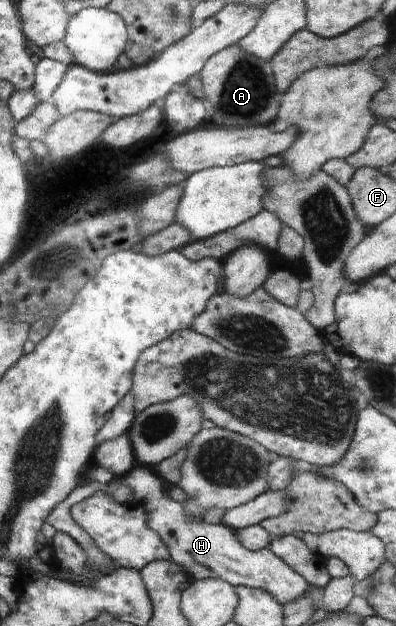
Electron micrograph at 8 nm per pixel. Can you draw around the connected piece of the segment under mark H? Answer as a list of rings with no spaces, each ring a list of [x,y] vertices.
[[[137,464],[135,468],[123,478],[115,478],[110,484],[111,486],[123,483],[129,486],[134,494],[134,500],[130,503],[142,504],[148,516],[149,526],[162,538],[166,546],[170,549],[170,558],[179,566],[182,566],[186,573],[195,579],[218,578],[226,583],[232,584],[234,587],[243,585],[244,587],[253,587],[269,591],[276,599],[285,606],[289,601],[297,601],[299,597],[306,595],[310,589],[310,583],[303,578],[297,571],[293,570],[282,558],[274,553],[269,547],[251,551],[247,546],[243,546],[243,542],[239,540],[236,531],[230,526],[223,524],[209,524],[201,517],[190,517],[186,513],[186,508],[181,502],[175,501],[167,494],[167,482],[157,474],[155,468],[146,467]]]

